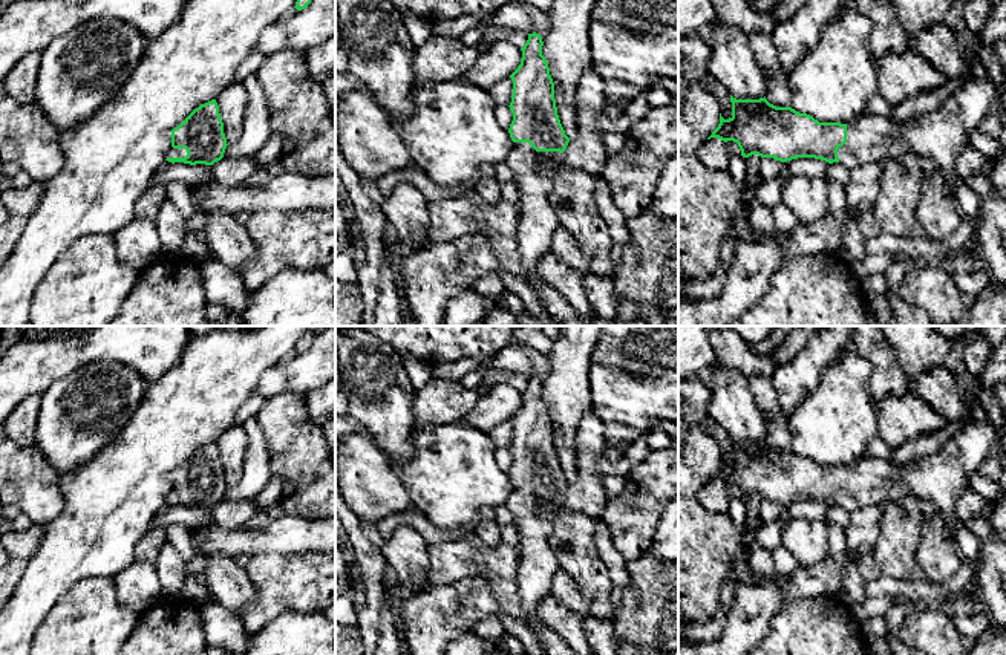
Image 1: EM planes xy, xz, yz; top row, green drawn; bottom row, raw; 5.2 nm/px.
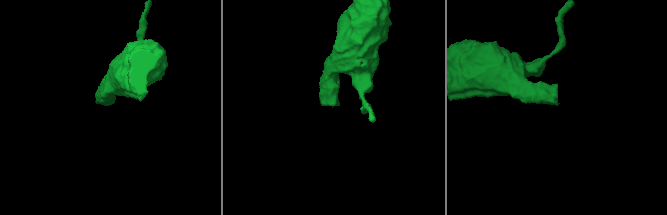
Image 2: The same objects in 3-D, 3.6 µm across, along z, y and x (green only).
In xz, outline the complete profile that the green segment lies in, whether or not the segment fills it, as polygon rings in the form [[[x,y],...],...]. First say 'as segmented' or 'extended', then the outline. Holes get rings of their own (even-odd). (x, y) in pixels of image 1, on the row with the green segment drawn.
extended; [[[528,34],[521,47],[521,64],[510,75],[513,121],[508,133],[513,147],[505,159],[519,193],[521,219],[513,237],[531,279],[537,277],[537,262],[551,251],[553,233],[560,226],[550,193],[570,142],[557,115],[554,83],[542,46],[539,34]]]

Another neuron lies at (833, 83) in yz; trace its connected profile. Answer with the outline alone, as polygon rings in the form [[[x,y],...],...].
[[[854,5],[825,24],[816,47],[787,75],[792,109],[819,122],[848,124],[879,93],[868,49],[871,21]]]

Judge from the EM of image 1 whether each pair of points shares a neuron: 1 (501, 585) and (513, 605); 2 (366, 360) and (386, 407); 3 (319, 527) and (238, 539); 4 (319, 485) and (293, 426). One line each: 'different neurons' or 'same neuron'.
1: same neuron
2: same neuron
3: same neuron
4: same neuron

